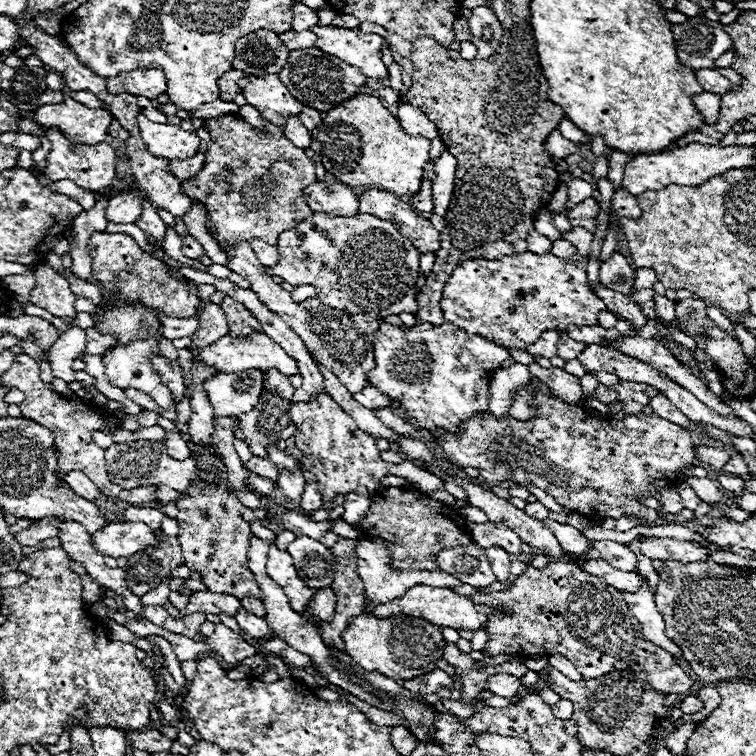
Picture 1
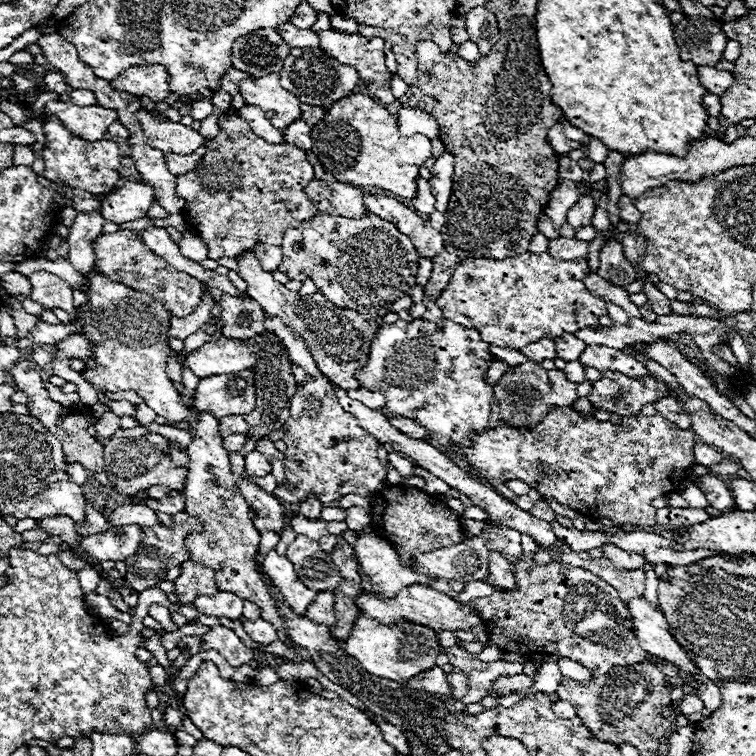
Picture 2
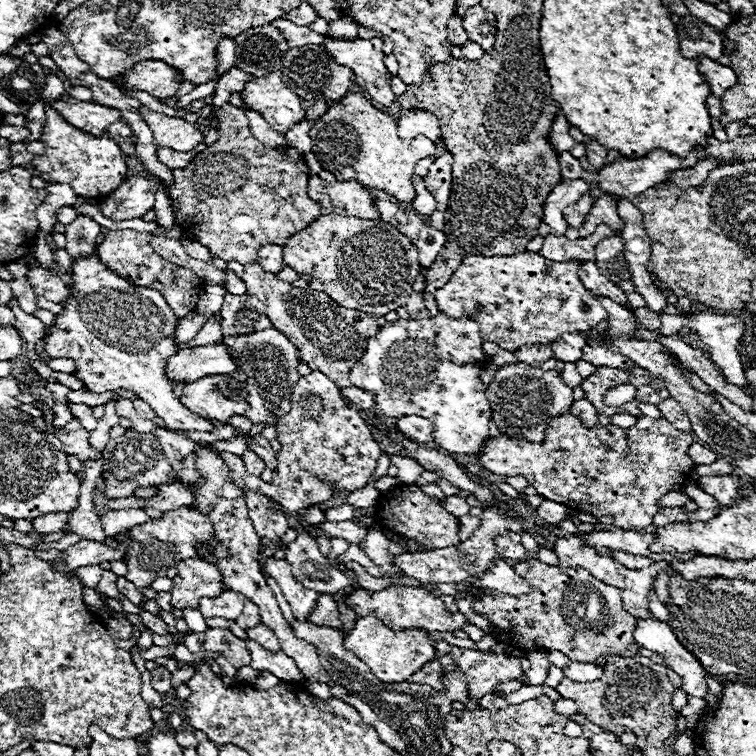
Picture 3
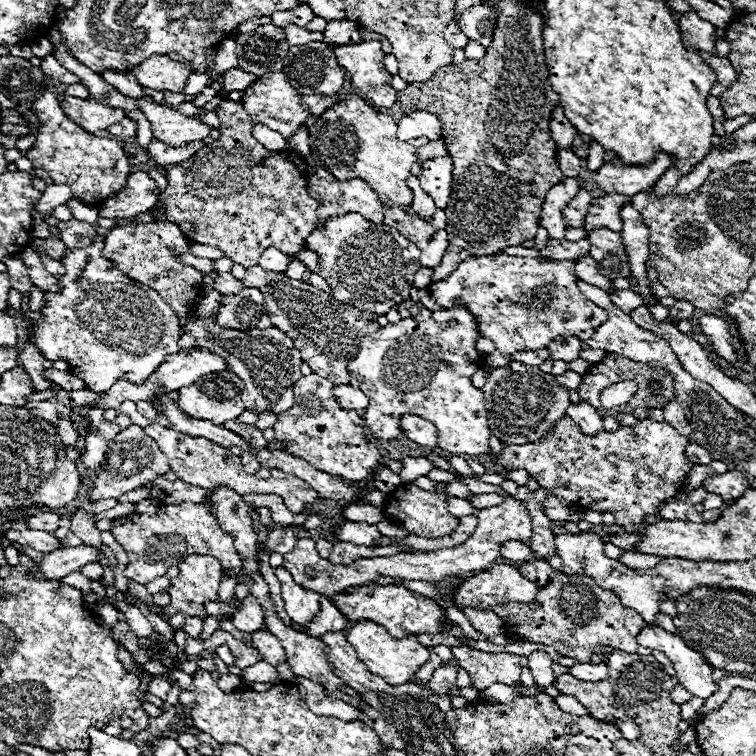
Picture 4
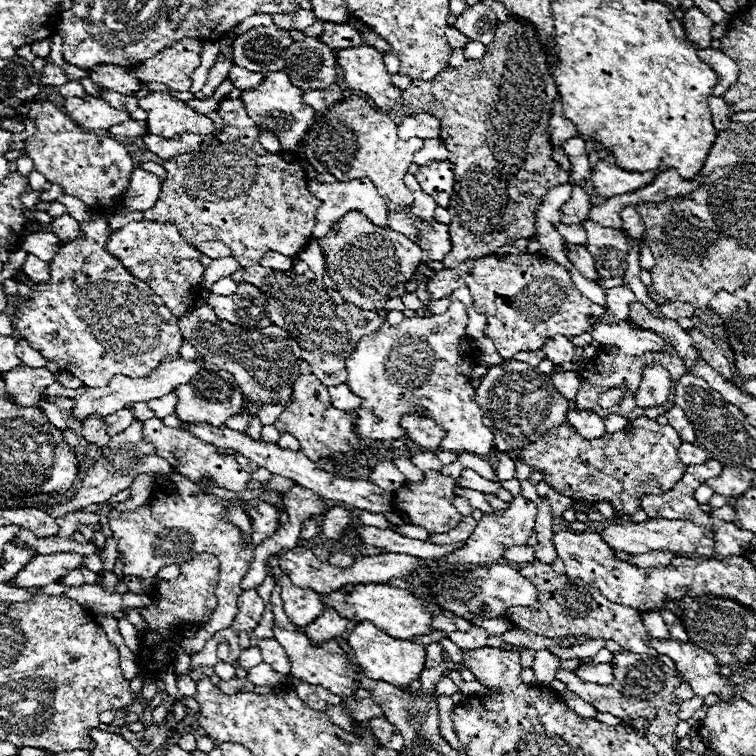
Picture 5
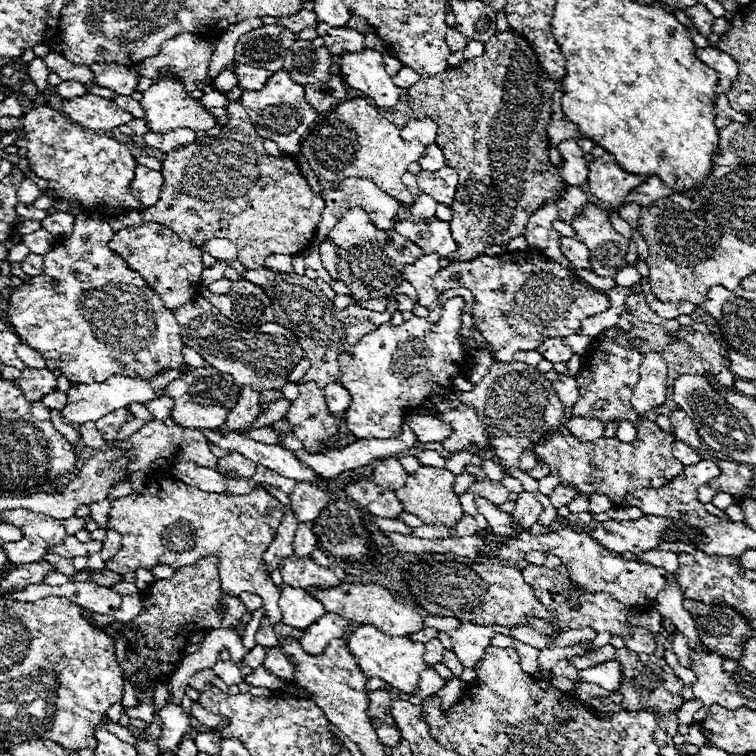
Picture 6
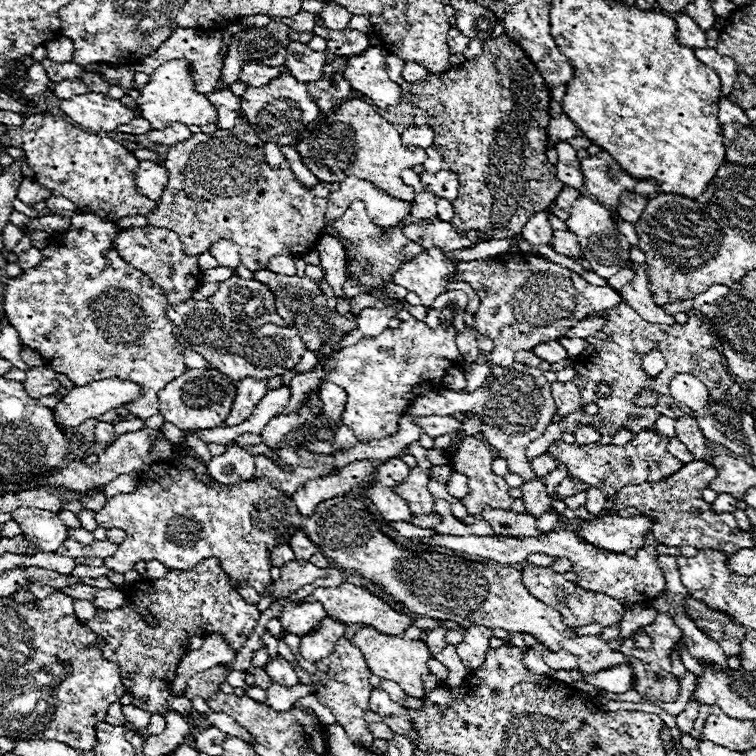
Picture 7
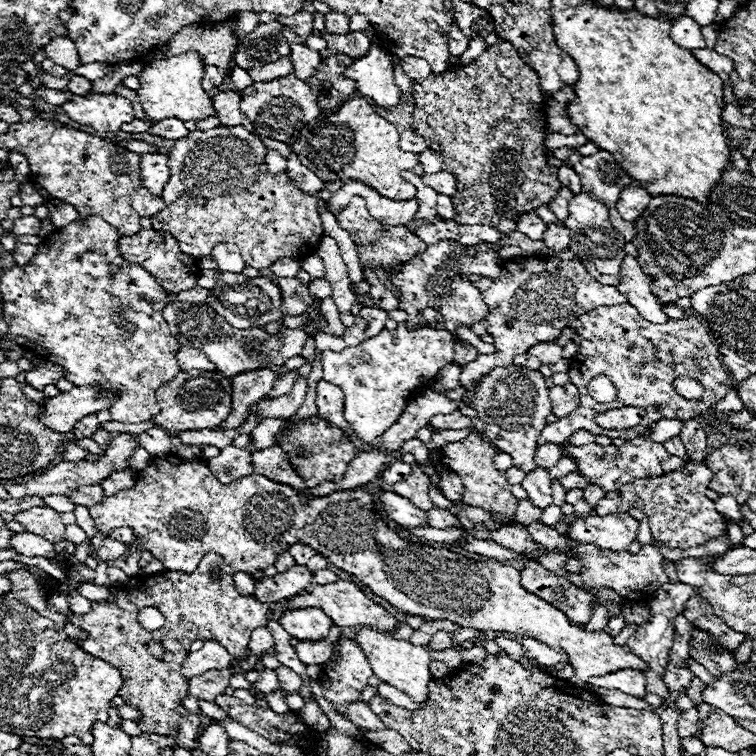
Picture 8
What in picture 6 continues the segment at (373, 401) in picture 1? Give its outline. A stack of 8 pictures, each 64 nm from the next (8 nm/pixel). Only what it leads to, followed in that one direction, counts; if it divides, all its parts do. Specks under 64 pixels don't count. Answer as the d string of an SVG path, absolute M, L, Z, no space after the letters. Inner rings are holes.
M330 382L324 386L324 398L326 398L326 404L330 408L332 414L342 414L348 410L350 406L350 394L346 388L342 388L340 384L336 382Z

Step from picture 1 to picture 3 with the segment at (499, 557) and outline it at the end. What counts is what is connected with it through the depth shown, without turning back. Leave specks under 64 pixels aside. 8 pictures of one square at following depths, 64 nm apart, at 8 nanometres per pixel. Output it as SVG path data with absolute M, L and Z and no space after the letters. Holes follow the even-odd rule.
M498 560L494 566L490 566L490 572L482 574L472 584L476 590L480 590L482 596L490 594L510 594L510 596L524 596L530 592L528 582L518 576L512 568L512 564Z

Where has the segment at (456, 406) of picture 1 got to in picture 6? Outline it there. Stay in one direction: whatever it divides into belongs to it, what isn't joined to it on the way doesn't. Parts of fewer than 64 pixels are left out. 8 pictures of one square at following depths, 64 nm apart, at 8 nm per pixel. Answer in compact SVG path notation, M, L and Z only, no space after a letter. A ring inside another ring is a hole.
M460 296L446 300L436 324L418 316L412 316L400 326L382 324L376 332L362 336L348 352L340 354L340 378L336 382L352 394L352 404L344 412L344 422L358 440L398 438L402 418L412 408L420 406L426 396L450 396L460 392L452 386L452 376L466 368L466 354L458 340L462 306L464 300ZM460 406L460 408L448 410L444 414L436 414L436 416L442 418L444 422L450 422L454 428L454 434L450 434L450 438L446 438L442 444L442 448L446 452L456 454L456 452L464 450L466 446L478 446L480 450L488 448L488 438L484 434L482 422L472 408Z

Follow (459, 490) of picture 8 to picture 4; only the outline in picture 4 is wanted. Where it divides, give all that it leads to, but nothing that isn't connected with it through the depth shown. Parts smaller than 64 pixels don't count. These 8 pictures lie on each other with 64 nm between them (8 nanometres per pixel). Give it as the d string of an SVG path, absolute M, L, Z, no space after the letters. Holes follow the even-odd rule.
M462 476L462 482L474 492L474 494L498 494L502 498L508 496L508 492L502 486L494 486L494 484L486 484L474 476Z

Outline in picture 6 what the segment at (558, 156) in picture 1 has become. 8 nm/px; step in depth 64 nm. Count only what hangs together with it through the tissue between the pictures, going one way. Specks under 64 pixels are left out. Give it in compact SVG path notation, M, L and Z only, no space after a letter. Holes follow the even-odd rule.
M556 90L554 98L552 98L552 122L548 126L548 136L550 136L552 146L560 144L562 140L572 140L572 138L580 136L578 128L564 116L562 106L560 106L560 98L562 98L562 90Z

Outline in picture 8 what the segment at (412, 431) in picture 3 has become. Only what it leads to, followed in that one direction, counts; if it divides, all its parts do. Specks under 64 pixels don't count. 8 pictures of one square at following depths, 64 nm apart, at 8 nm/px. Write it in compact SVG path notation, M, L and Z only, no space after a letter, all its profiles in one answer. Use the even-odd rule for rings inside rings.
M458 410L452 414L438 414L430 418L428 426L442 428L442 430L460 430L460 428L474 428L474 432L484 432L484 422L480 418L468 418Z

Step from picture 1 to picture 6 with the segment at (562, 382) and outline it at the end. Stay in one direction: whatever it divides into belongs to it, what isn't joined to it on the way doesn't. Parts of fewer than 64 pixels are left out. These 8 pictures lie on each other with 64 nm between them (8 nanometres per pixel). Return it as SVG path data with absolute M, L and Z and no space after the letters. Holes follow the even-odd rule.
M496 362L494 366L490 366L488 376L472 392L460 394L460 400L464 400L476 410L476 414L480 414L482 424L486 426L484 430L488 434L490 446L496 450L500 462L510 470L514 478L522 482L526 490L534 490L534 494L538 494L538 480L520 468L518 458L530 442L542 438L552 426L562 424L560 420L564 416L564 406L558 402L552 382L534 366L526 366L522 362ZM538 494L538 500L542 502L542 506L544 506L544 514L542 514L542 518L540 518L540 522L544 522L544 524L550 524L556 516L558 516L558 512L556 512L556 508L550 504L550 500L544 496L544 494Z

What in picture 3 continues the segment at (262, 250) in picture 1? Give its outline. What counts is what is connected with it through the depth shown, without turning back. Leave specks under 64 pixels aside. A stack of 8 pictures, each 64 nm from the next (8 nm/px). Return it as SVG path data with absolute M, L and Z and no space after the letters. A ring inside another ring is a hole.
M262 246L260 254L258 254L258 264L260 264L264 270L270 270L270 272L278 274L280 270L286 268L282 248L280 248L280 246Z

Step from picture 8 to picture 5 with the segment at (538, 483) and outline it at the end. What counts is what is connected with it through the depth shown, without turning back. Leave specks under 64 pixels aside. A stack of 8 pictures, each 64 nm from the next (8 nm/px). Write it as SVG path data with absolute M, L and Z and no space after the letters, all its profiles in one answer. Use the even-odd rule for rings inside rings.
M516 496L510 502L508 510L498 512L500 518L492 518L492 516L484 516L482 522L478 522L474 534L468 538L466 546L460 548L456 554L450 554L444 558L444 562L448 564L476 564L476 566L486 566L488 562L496 562L498 558L502 558L504 548L512 546L512 544L526 544L532 530L534 530L534 520L536 520L536 512L538 506L524 498L524 496Z

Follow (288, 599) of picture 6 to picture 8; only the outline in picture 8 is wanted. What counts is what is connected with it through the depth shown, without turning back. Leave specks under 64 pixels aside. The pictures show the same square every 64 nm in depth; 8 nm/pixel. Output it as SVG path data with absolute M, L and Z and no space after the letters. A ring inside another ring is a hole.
M318 608L310 610L288 610L278 620L280 626L296 640L316 642L324 640L332 628L332 620Z

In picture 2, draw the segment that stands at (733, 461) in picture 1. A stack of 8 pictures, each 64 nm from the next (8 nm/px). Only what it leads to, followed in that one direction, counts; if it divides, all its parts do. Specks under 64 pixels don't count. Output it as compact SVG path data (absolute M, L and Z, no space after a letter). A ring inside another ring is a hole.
M724 458L720 464L708 468L708 474L718 474L718 476L734 476L740 470L740 466L728 458Z

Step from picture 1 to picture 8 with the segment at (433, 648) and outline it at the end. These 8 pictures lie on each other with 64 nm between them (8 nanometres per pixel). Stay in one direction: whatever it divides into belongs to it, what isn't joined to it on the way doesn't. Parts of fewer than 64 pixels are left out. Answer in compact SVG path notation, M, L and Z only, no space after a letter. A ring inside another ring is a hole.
M362 628L356 634L356 642L364 650L376 678L404 690L418 704L424 704L428 700L428 682L432 680L432 674L428 668L430 656L428 656L426 646L414 646L408 640L396 640L396 638L392 638L392 634L378 632L372 628Z

